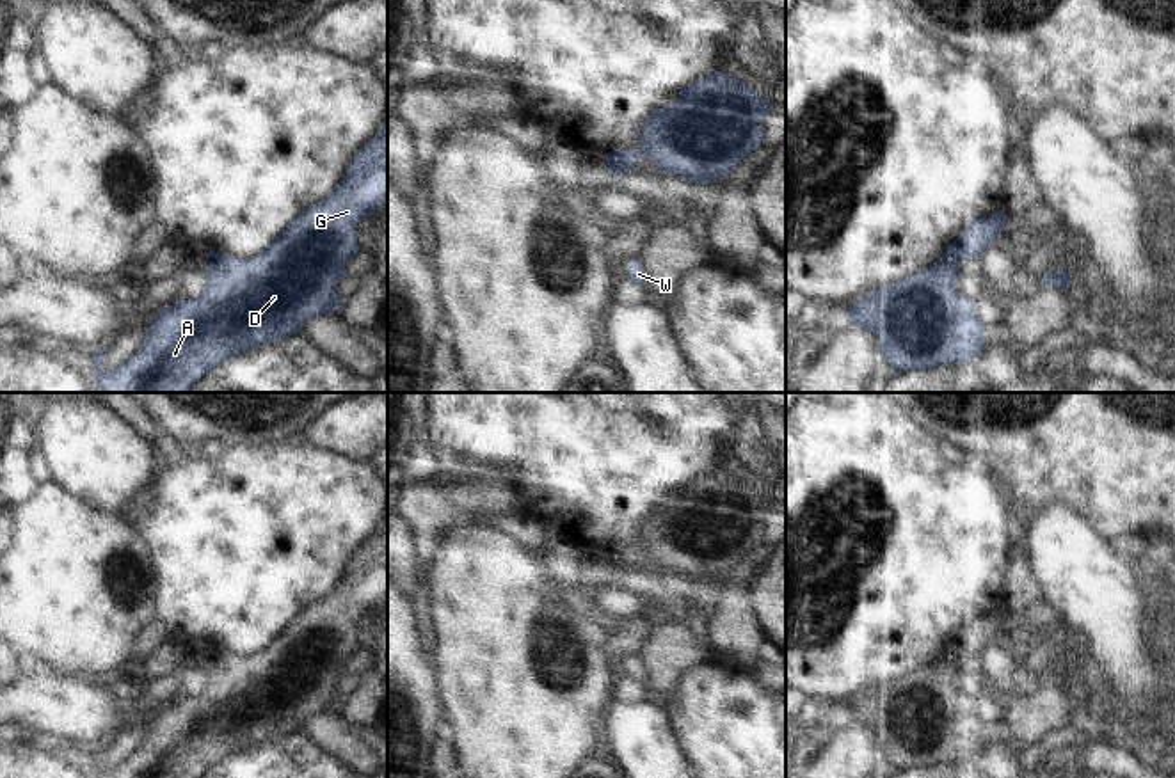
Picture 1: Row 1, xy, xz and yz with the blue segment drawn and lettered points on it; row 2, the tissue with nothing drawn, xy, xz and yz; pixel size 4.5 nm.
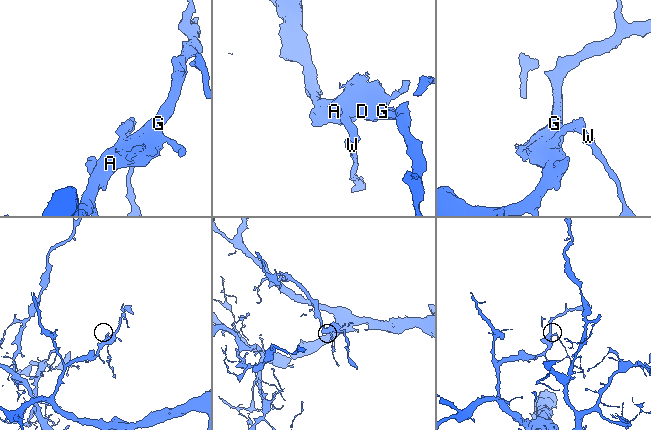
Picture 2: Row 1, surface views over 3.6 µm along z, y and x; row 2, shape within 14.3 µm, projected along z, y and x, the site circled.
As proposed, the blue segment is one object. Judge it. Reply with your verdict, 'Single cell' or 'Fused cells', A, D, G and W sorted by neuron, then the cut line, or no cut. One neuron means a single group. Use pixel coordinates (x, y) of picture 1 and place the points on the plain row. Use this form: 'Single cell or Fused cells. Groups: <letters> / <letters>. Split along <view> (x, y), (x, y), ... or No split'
Fused cells. Groups: A D G / W. Split along xz (612, 549), (630, 565).

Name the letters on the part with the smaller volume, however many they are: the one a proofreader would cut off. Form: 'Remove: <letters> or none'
Remove: W

